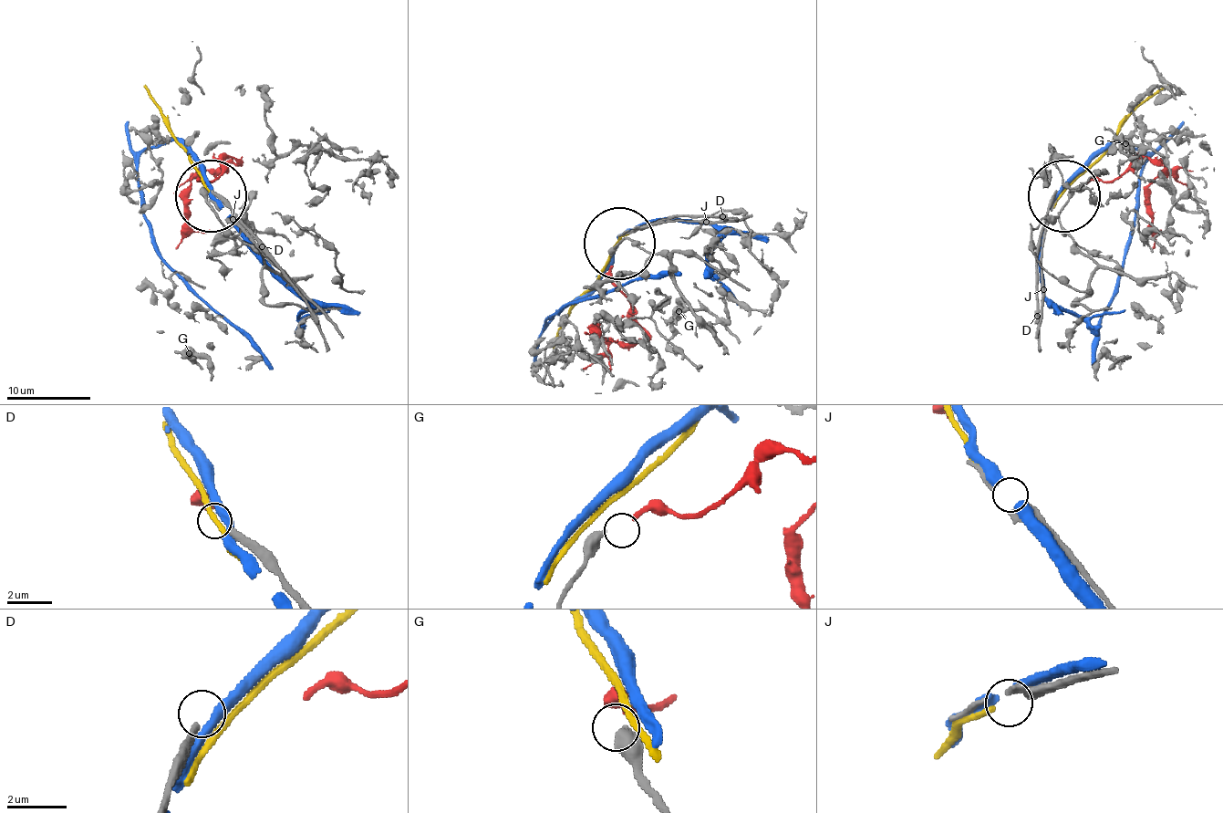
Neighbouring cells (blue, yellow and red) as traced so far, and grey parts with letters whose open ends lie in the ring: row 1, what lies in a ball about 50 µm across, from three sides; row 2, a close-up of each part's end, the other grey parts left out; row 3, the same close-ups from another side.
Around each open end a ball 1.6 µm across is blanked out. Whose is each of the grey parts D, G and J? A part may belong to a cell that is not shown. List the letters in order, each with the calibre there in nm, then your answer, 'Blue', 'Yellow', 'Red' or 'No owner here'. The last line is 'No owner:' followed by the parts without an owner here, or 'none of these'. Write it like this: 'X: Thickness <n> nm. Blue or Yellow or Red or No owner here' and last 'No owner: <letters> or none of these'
D: Thickness 240 nm. No owner here
G: Thickness 460 nm. Red
J: Thickness 320 nm. Yellow
No owner: D

